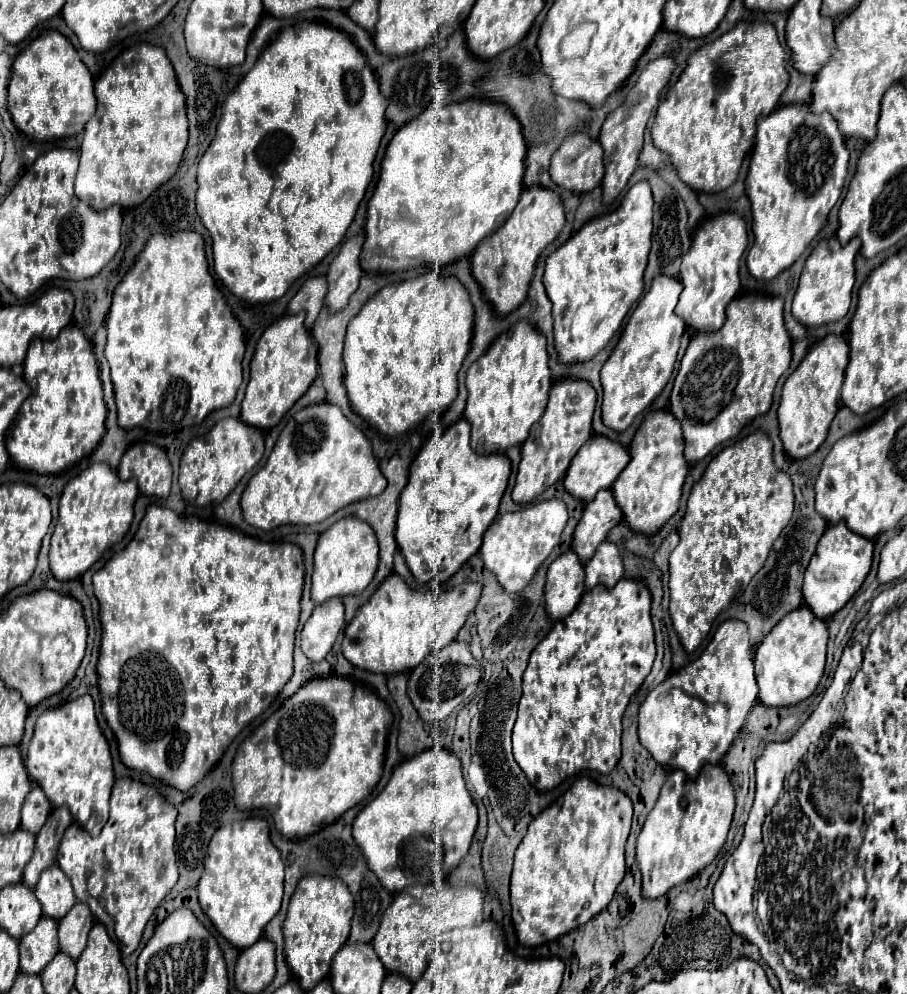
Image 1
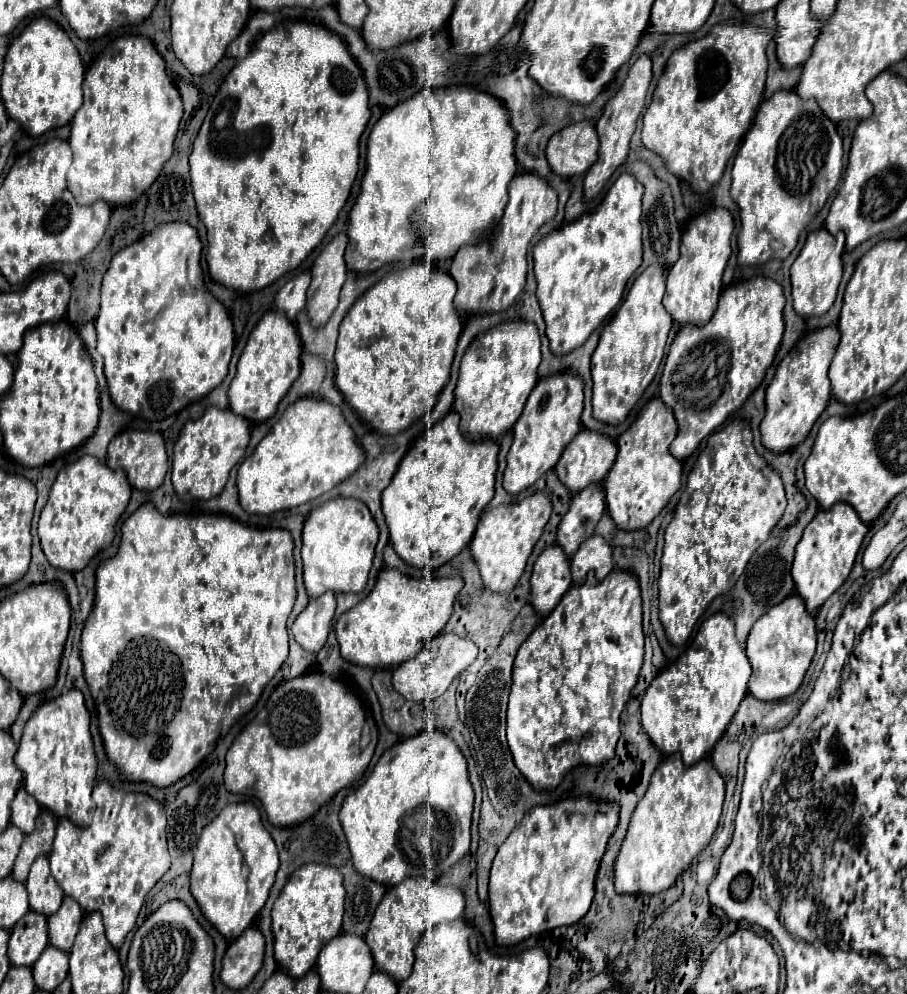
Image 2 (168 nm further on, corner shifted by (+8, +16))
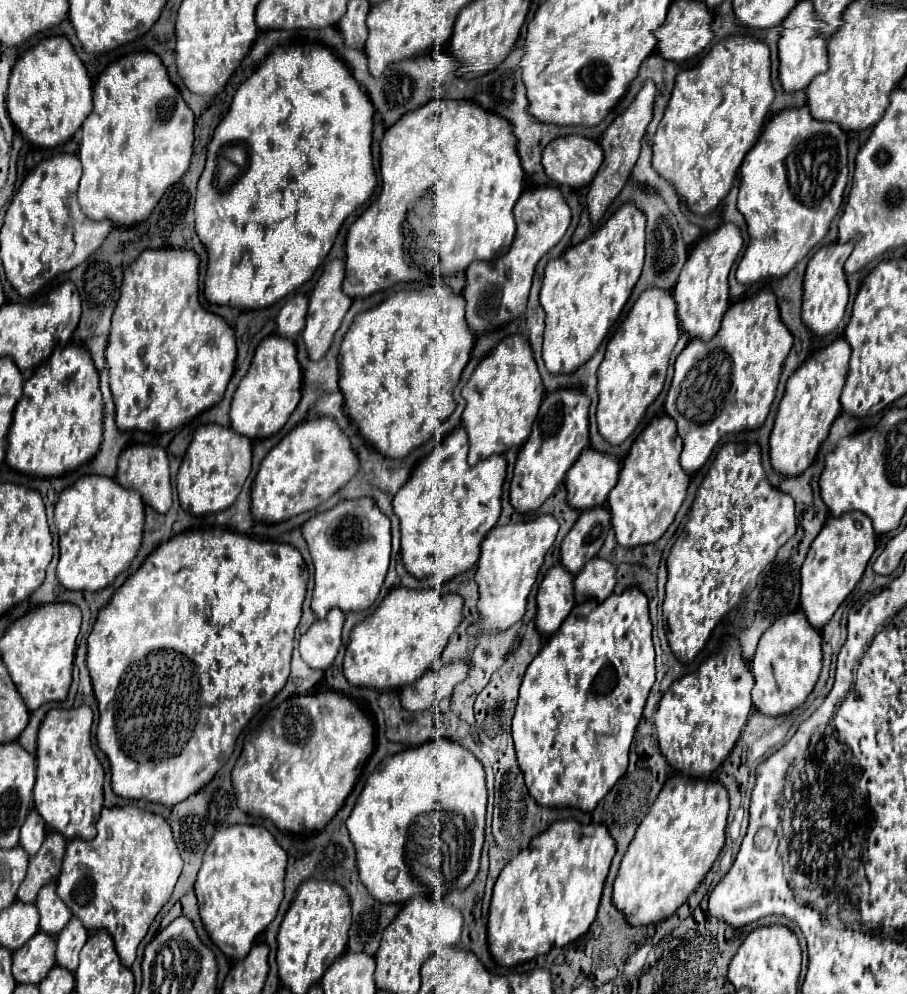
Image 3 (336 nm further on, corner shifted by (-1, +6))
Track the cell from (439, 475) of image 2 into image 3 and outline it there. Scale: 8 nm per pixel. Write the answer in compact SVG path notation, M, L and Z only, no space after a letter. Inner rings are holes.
M458 426L454 432L450 432L439 441L432 452L415 466L410 480L394 496L392 506L394 514L400 520L400 532L402 532L400 554L406 570L416 578L434 578L440 584L470 570L480 558L480 542L494 528L500 516L502 484L506 480L506 458L490 456L486 458L486 462L470 466L466 462L466 454L468 454L466 430Z

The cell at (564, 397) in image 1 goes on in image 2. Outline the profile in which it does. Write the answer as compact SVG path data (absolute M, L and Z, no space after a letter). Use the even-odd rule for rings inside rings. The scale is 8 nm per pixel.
M561 372L537 382L537 388L529 394L525 412L513 428L513 444L507 454L507 468L503 474L503 488L511 494L519 494L533 486L547 470L551 470L571 438L581 430L583 410L583 380L577 374Z

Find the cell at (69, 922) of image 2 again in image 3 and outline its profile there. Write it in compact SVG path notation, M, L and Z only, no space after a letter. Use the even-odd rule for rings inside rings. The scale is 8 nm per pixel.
M72 916L62 932L56 936L56 964L74 972L78 968L78 956L86 940L86 928L82 926L82 922L78 922L78 918Z

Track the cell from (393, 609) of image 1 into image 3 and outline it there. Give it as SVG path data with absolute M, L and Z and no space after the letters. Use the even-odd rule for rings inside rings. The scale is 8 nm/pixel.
M404 586L392 588L380 606L350 632L350 642L344 654L344 676L354 686L366 686L376 690L402 688L416 682L424 670L444 652L448 638L456 632L462 622L462 596L458 594L440 594L438 590L410 590Z

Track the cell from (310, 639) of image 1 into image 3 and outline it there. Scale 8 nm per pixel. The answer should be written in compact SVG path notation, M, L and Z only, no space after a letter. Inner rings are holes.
M334 608L326 618L316 620L306 634L300 638L300 654L302 660L316 670L326 670L342 644L342 626L344 626L344 614L342 610Z

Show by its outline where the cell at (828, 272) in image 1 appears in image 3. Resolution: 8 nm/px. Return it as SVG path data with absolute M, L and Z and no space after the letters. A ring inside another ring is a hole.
M828 244L822 246L808 262L806 276L804 276L804 296L802 296L802 320L812 334L824 336L830 334L844 316L848 304L848 284L844 264L853 251L854 245Z

